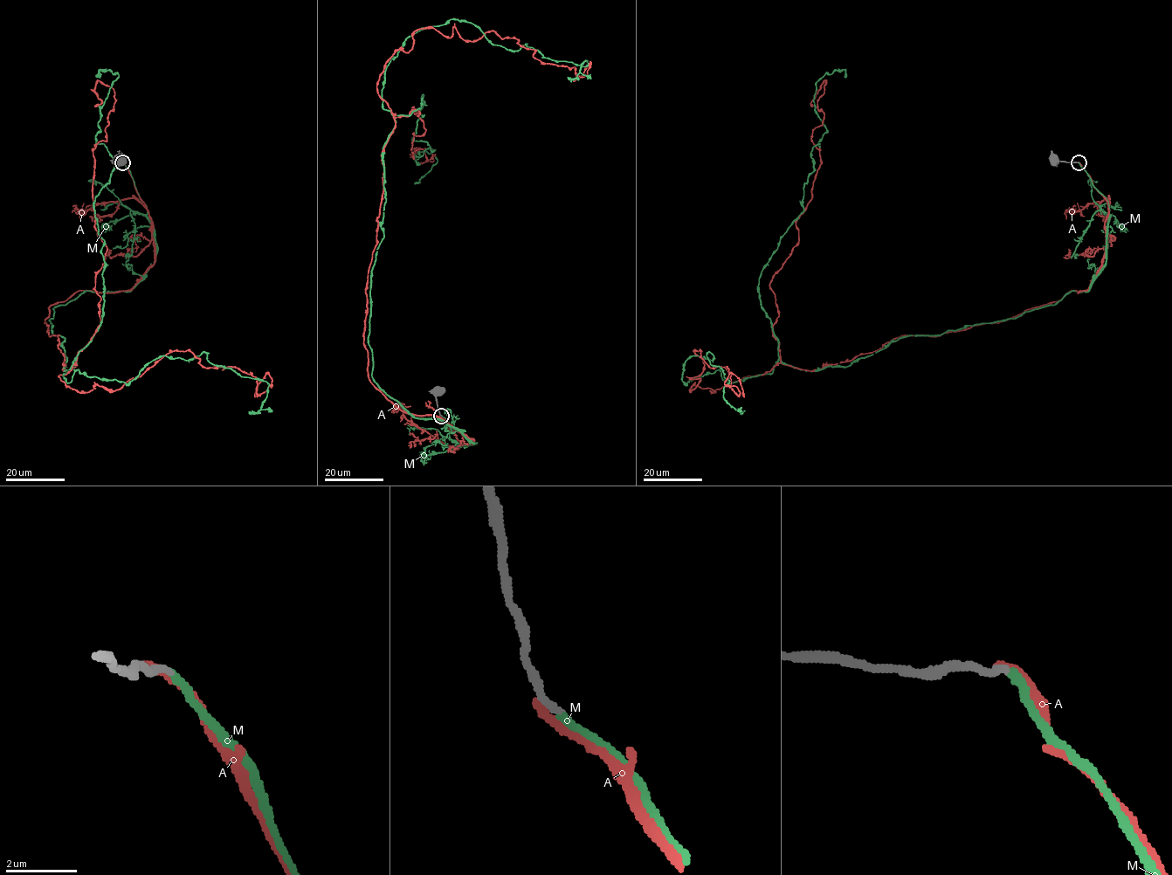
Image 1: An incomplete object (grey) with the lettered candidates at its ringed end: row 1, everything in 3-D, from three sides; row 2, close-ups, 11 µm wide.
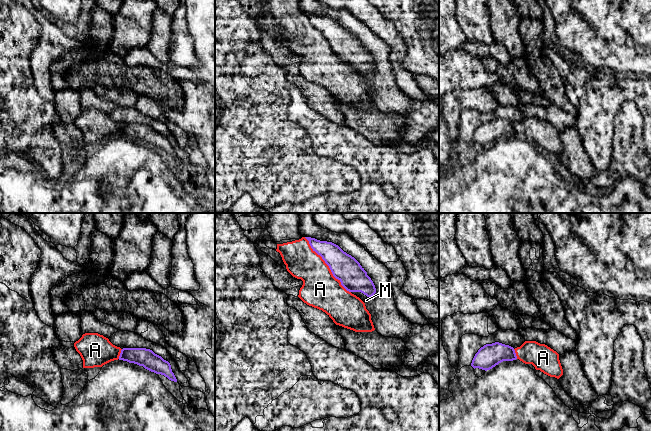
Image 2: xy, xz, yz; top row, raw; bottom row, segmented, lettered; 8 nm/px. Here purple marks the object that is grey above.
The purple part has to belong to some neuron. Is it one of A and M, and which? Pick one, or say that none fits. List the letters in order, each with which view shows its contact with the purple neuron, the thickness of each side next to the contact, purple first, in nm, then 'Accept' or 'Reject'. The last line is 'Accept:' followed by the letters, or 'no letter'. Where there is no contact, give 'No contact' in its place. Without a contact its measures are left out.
A: Touches purple in xz. Thickness 220 nm (purple) against 300 nm. Reject
M: No contact. Accept
Accept: M

